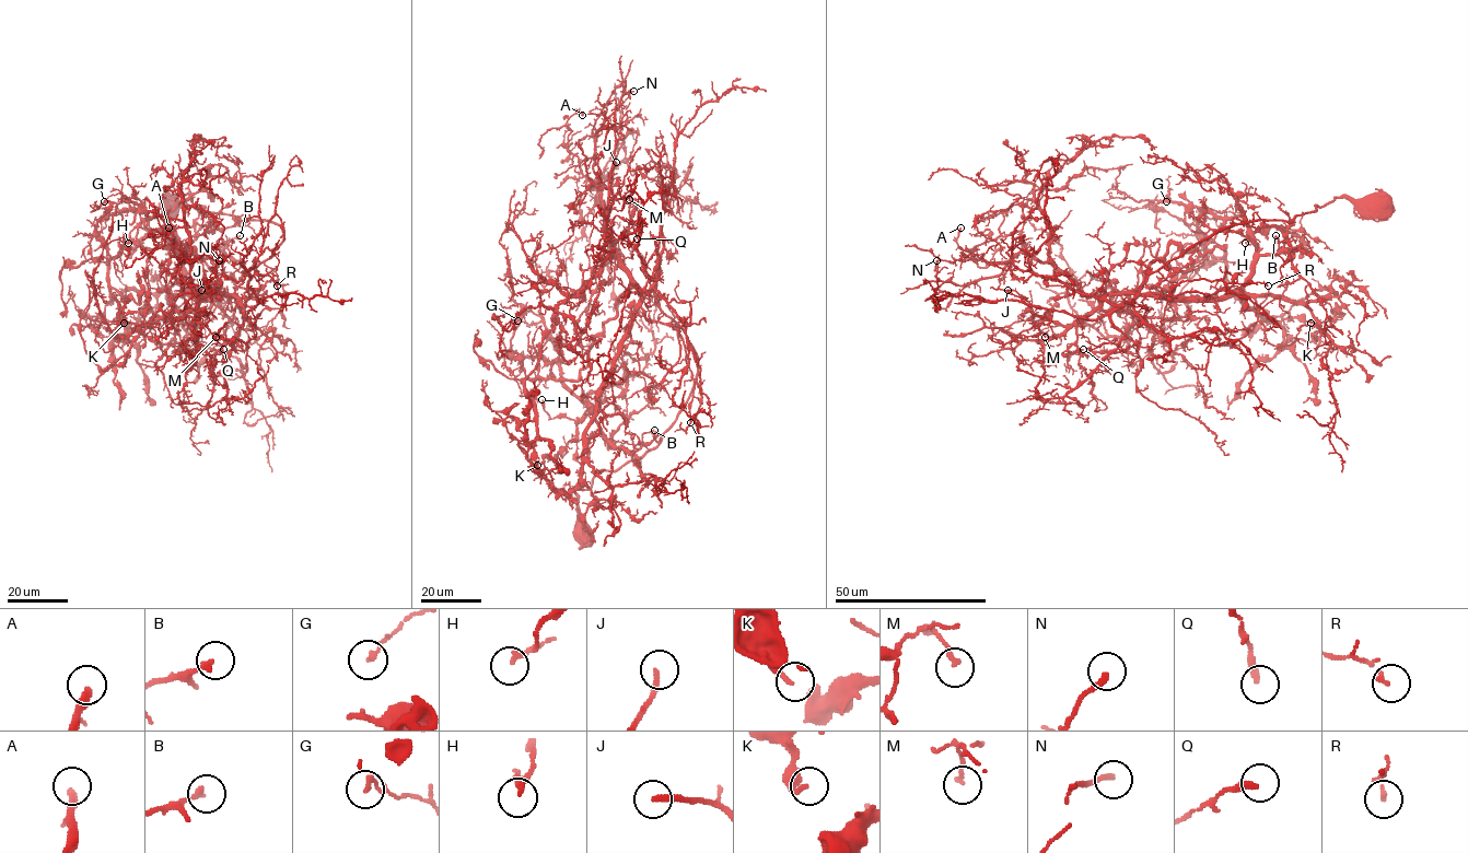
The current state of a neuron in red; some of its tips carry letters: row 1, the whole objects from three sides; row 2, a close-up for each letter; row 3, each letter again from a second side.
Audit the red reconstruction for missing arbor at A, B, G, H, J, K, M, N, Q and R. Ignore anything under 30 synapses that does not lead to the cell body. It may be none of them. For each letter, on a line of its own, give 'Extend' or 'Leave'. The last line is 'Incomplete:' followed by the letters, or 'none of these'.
A: Leave
B: Leave
G: Leave
H: Leave
J: Extend
K: Leave
M: Leave
N: Leave
Q: Leave
R: Leave
Incomplete: J

